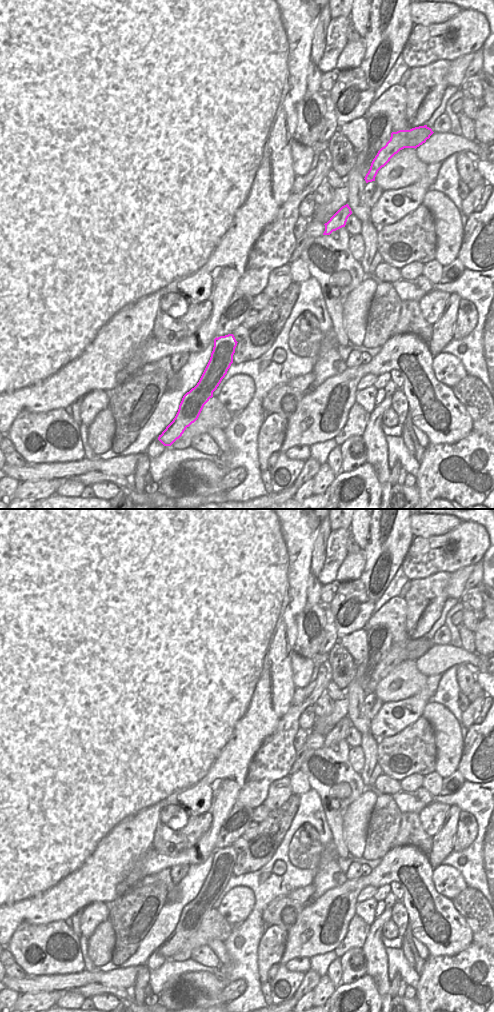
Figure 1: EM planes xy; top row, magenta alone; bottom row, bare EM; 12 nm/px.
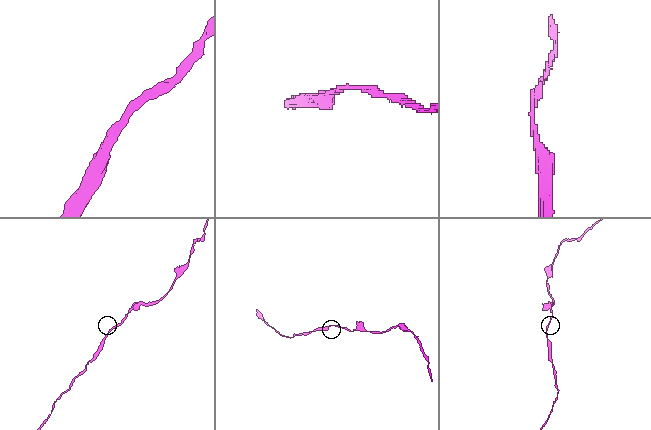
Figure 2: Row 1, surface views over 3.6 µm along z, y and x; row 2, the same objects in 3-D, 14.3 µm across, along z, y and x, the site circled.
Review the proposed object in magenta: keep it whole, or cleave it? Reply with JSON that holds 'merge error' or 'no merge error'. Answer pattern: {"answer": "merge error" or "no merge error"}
{"answer": "merge error"}

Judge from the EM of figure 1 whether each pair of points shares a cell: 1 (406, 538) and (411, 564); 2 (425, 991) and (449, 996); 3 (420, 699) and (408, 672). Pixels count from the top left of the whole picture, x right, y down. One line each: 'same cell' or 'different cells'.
1: different cells
2: same cell
3: different cells

